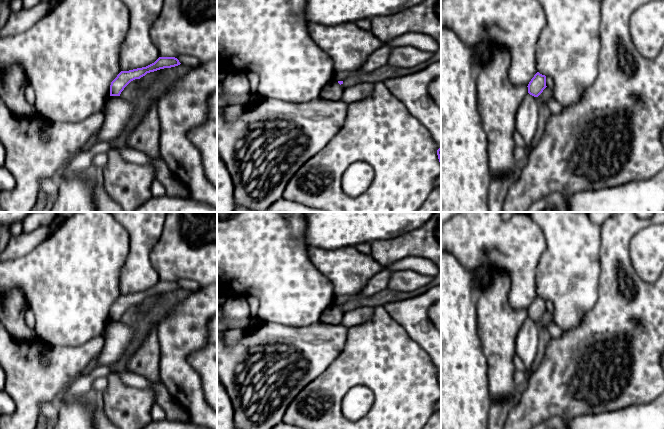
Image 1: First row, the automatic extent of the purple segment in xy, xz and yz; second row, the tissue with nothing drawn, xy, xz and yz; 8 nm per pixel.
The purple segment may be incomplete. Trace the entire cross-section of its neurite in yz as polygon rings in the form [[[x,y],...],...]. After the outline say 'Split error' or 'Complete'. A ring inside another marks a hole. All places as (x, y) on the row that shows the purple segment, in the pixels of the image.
[[[537,72],[528,84],[528,93],[534,97],[538,97],[546,86],[546,76]]]. Complete

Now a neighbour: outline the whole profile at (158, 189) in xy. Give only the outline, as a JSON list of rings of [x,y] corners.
[[[155,179],[151,185],[151,192],[153,197],[161,197],[166,195],[166,186],[158,179]]]

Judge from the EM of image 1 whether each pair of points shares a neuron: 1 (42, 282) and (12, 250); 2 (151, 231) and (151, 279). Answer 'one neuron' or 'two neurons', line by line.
1: two neurons
2: one neuron

